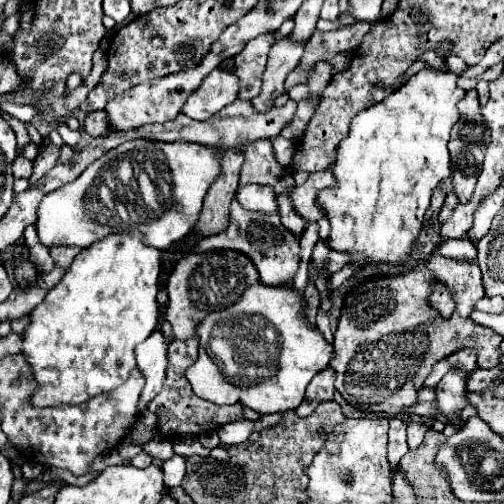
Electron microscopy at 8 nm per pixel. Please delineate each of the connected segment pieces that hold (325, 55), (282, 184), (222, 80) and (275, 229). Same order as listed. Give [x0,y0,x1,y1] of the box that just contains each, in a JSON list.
[[286,21,376,91],[240,139,294,195],[182,69,240,121],[194,197,302,287]]

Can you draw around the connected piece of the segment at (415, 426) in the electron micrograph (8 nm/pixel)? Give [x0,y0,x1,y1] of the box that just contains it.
[408,421,430,449]

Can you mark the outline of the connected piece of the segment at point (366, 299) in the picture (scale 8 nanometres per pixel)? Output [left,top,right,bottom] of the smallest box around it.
[330,253,502,415]

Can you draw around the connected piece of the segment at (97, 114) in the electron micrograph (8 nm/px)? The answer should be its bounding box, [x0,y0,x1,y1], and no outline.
[84,111,112,137]

